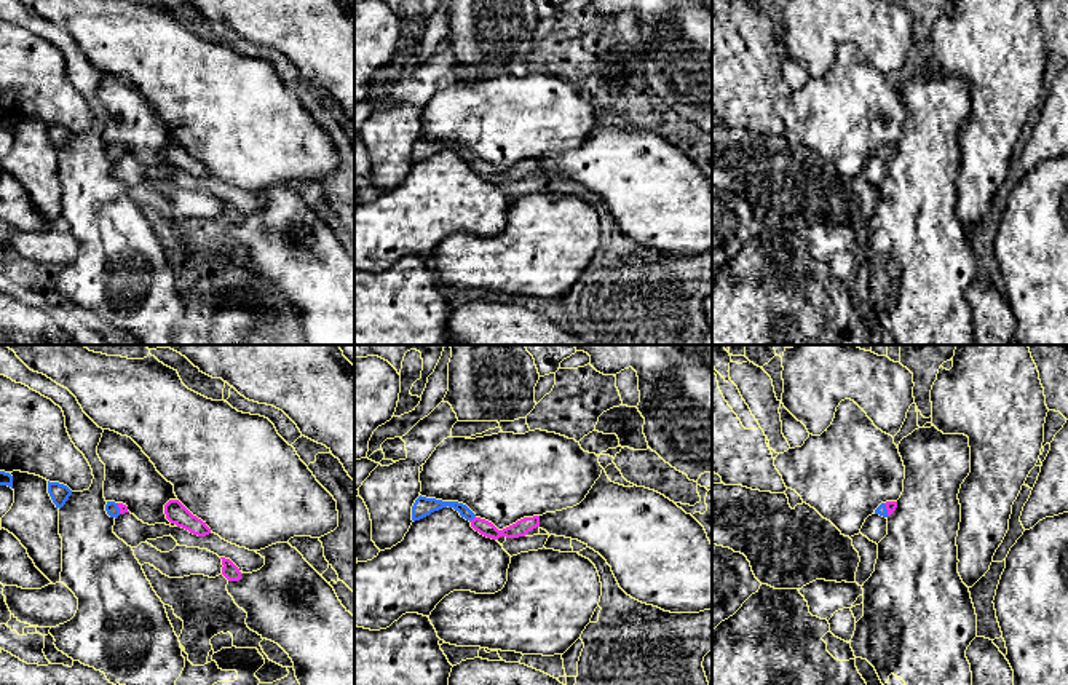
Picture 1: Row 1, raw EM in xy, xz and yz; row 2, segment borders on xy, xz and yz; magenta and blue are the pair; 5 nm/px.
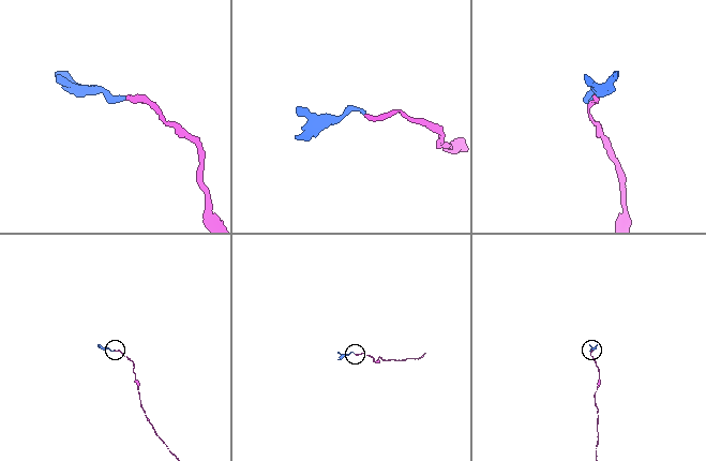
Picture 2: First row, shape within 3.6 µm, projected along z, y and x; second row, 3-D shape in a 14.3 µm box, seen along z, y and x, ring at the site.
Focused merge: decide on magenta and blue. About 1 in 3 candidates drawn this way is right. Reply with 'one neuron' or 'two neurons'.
one neuron

